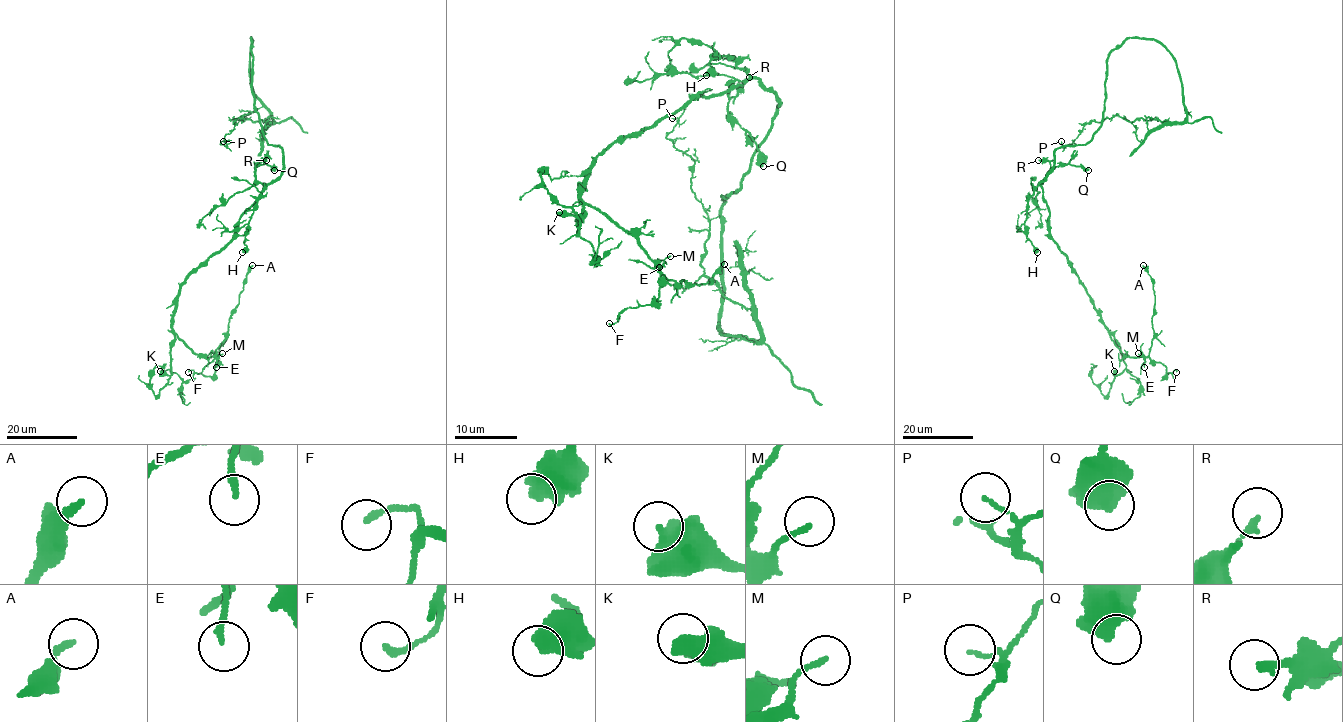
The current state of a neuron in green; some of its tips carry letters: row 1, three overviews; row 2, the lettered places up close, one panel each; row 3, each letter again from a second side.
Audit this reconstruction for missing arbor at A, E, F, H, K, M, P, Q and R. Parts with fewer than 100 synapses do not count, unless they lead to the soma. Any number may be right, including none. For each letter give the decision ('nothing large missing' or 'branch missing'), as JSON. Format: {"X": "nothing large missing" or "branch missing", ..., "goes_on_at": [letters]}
{"A": "nothing large missing", "E": "nothing large missing", "F": "nothing large missing", "H": "nothing large missing", "K": "nothing large missing", "M": "nothing large missing", "P": "nothing large missing", "Q": "nothing large missing", "R": "nothing large missing", "goes_on_at": []}

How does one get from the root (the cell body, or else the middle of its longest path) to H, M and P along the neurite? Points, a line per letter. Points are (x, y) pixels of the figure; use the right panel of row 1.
H: (1072, 145), (1062, 146), (1055, 151), (1054, 168), (1035, 188), (1028, 202), (1025, 234), (1037, 252)
M: (1072, 145), (1055, 151), (1055, 166), (1039, 184), (1050, 234), (1110, 339), (1129, 357), (1144, 357), (1138, 353)
P: (1072, 145), (1100, 126), (1108, 55), (1129, 38), (1155, 39), (1175, 61), (1186, 119), (1115, 115), (1061, 141)

